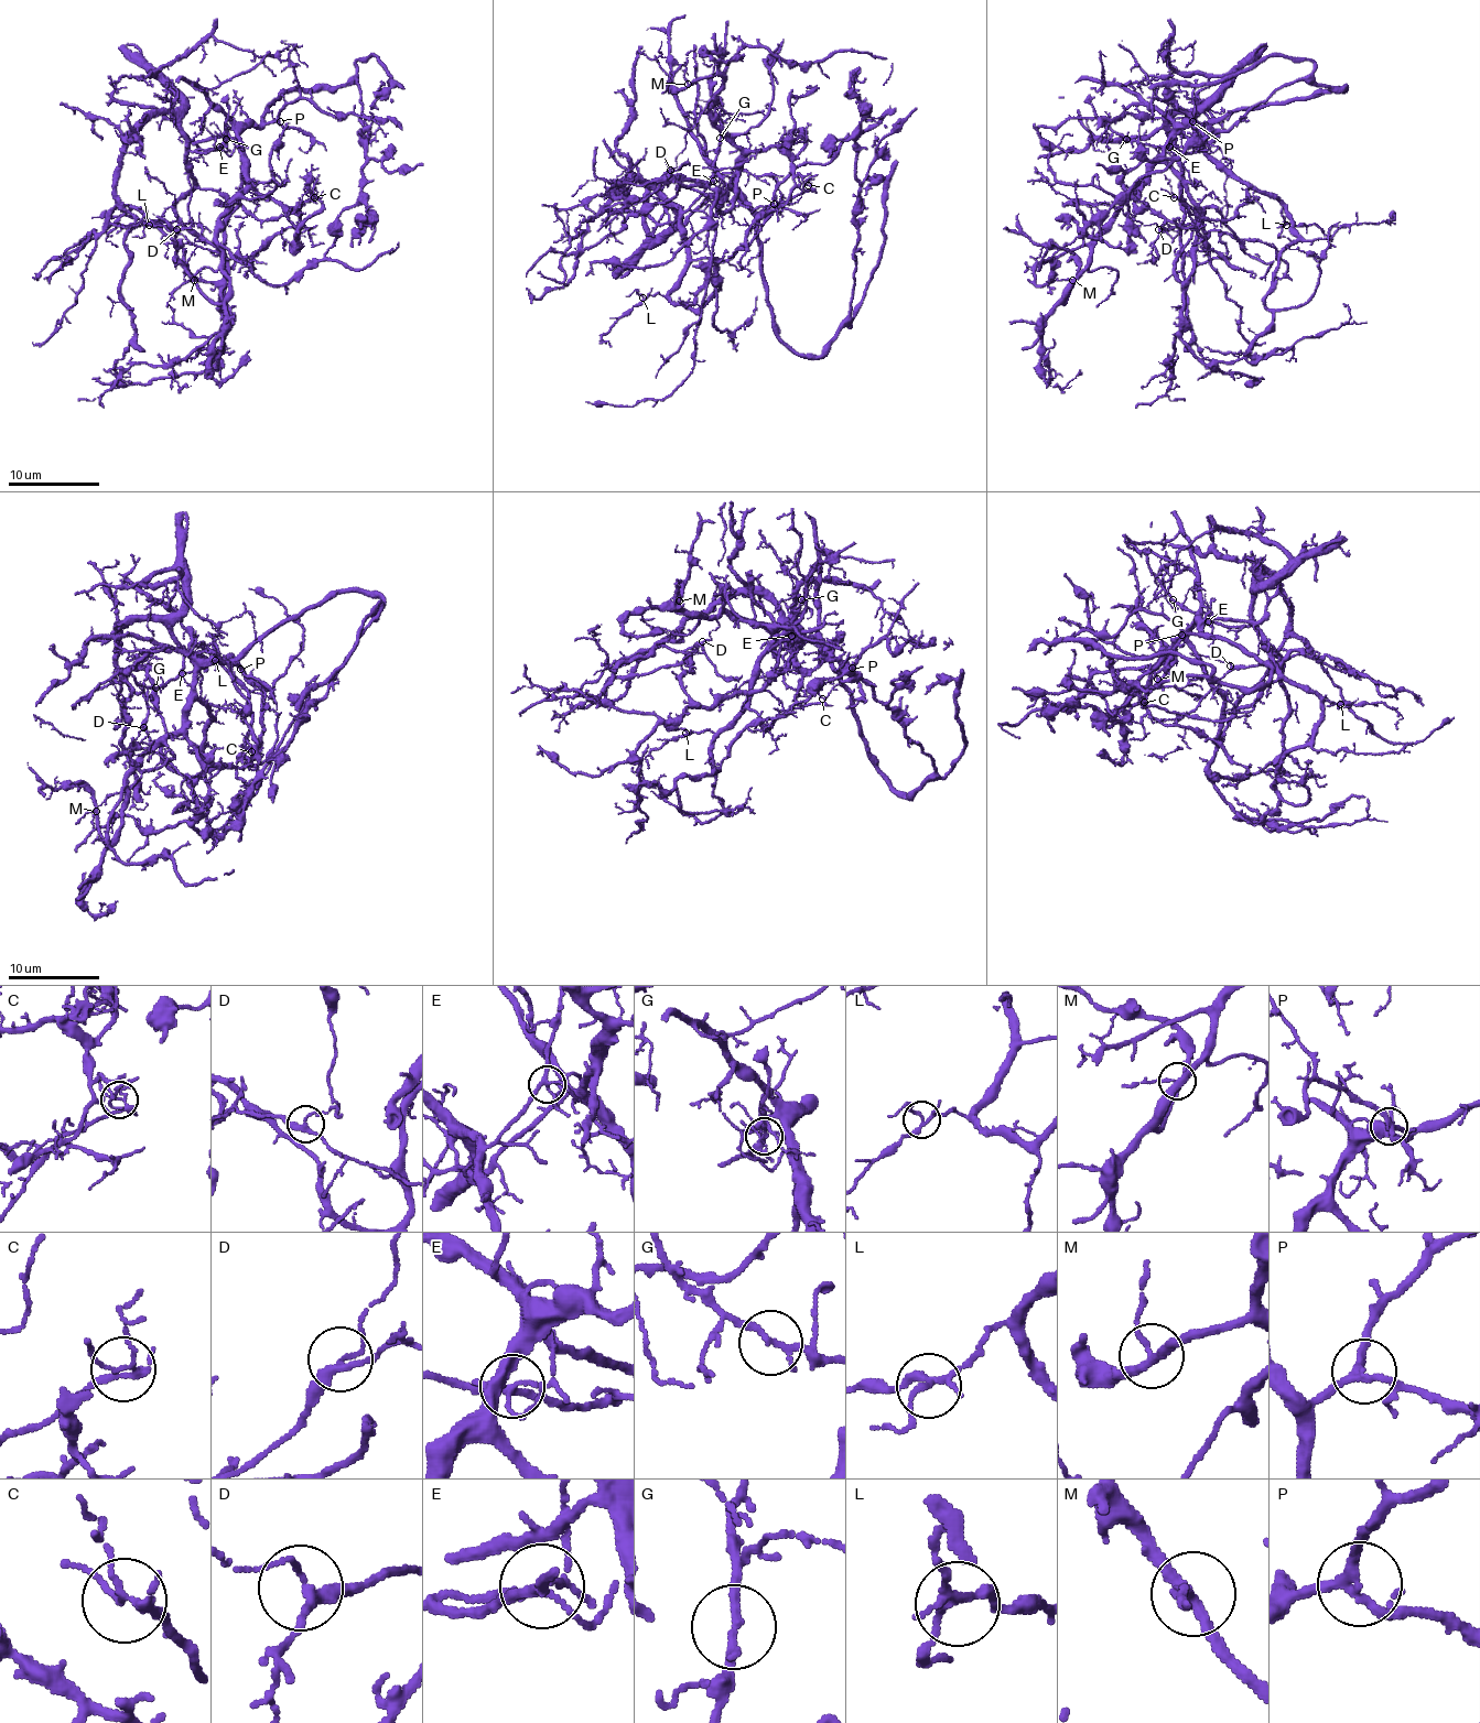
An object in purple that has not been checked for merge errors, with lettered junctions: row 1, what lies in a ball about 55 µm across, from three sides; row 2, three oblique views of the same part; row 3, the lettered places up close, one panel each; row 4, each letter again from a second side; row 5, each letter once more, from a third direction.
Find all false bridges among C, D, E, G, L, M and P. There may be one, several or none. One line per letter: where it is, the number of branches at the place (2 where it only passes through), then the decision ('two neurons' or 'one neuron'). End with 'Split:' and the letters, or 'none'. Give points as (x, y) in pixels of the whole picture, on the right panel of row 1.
C: place (1174, 197); branches 4; one neuron
D: place (1158, 229); branches 3; one neuron
E: place (1169, 147); branches 4; two neurons
G: place (1126, 139); branches 2; one neuron
L: place (1286, 225); branches 4; one neuron
M: place (1072, 280); branches 3; one neuron
P: place (1192, 121); branches 3; one neuron
Split: E

